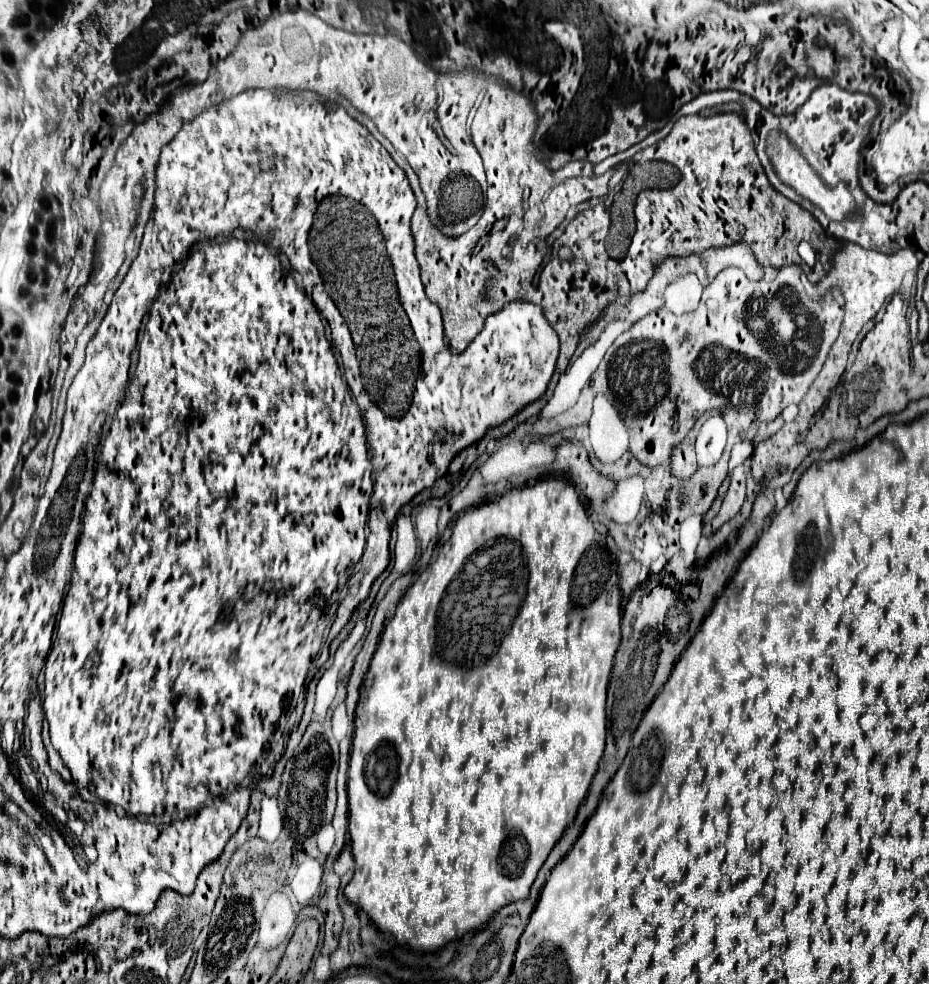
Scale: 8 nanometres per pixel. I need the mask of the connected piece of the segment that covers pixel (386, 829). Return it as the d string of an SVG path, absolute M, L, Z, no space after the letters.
M544 478L538 480L534 486L526 486L526 488L514 488L510 492L506 492L502 498L494 500L494 502L486 502L480 504L472 510L468 510L464 516L460 516L460 520L456 522L456 526L452 528L452 536L450 540L442 546L438 558L418 576L418 580L406 590L404 598L400 600L394 618L386 624L384 634L380 638L380 644L376 648L376 654L370 662L370 670L366 674L366 680L360 686L360 700L356 706L356 720L354 720L354 736L352 736L352 750L350 750L350 768L348 768L348 806L350 806L350 838L352 838L352 856L354 856L354 876L348 882L348 886L344 888L344 896L350 904L354 904L356 908L364 910L370 918L370 922L380 930L380 932L388 932L394 936L394 940L402 946L410 946L414 952L432 952L436 954L440 948L444 948L448 942L460 940L464 934L472 932L472 930L480 930L482 926L486 926L490 922L490 918L506 904L522 900L528 896L532 882L536 880L538 870L542 868L544 860L548 858L550 850L554 848L554 844L564 836L564 830L574 822L578 808L582 804L582 800L586 798L588 786L594 778L594 772L598 770L598 760L602 758L604 752L604 738L606 738L606 688L608 688L608 680L612 674L612 664L614 664L614 654L618 650L620 644L620 620L622 620L622 610L620 610L620 586L618 586L618 572L616 572L618 564L616 564L616 556L614 552L610 552L608 542L598 538L598 532L592 524L592 520L586 516L586 506L582 504L582 498L578 496L578 492L574 492L574 488L570 488L570 484L566 484L560 478Z

